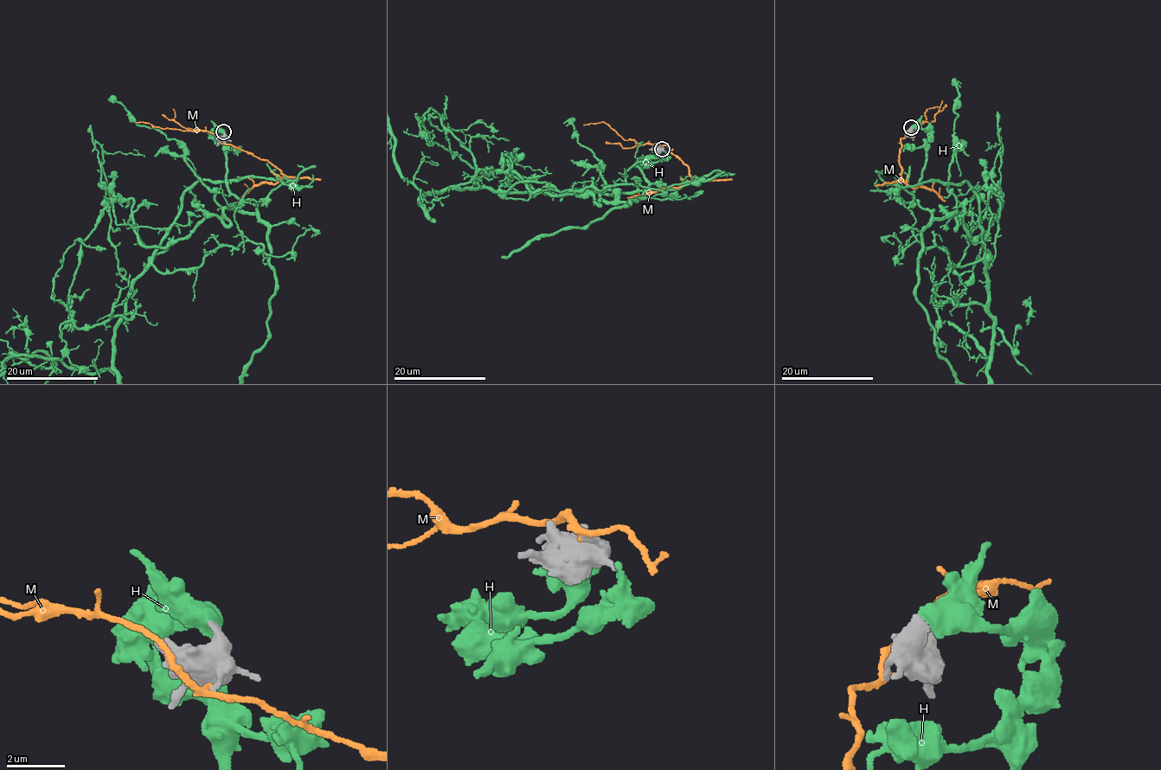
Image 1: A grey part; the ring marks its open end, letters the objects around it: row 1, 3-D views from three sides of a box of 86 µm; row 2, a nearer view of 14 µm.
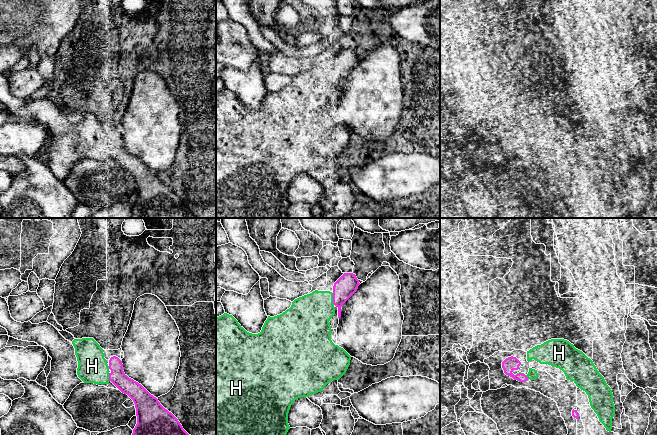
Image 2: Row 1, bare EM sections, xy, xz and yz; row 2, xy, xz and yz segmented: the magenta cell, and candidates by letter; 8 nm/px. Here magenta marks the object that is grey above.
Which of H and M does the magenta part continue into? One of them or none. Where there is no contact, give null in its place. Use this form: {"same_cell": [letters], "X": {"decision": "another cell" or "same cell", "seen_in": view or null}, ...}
{"same_cell": ["H"], "H": {"decision": "same cell", "seen_in": "xz"}, "M": {"decision": "another cell", "seen_in": null}}

